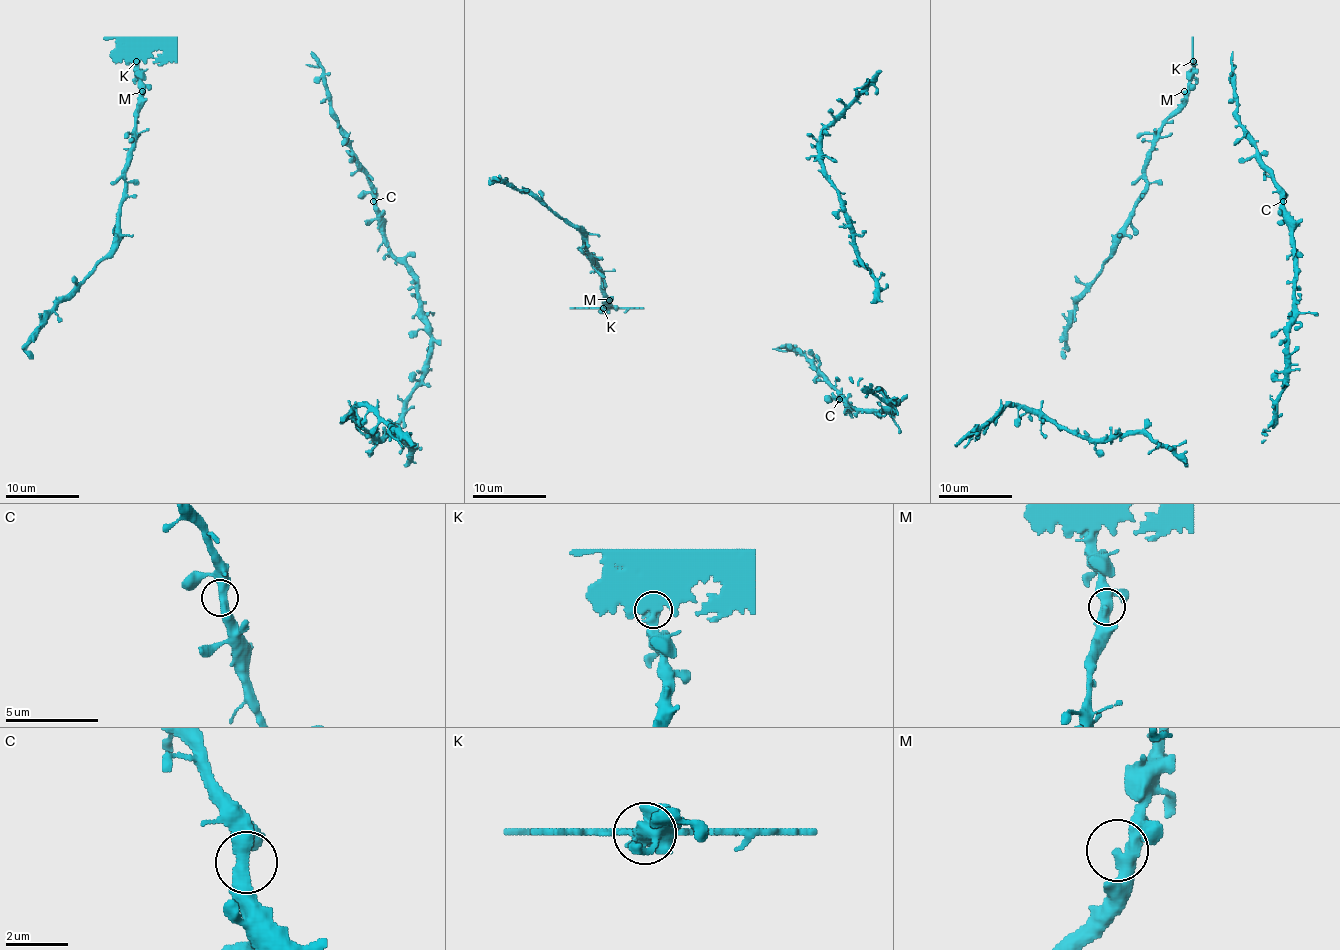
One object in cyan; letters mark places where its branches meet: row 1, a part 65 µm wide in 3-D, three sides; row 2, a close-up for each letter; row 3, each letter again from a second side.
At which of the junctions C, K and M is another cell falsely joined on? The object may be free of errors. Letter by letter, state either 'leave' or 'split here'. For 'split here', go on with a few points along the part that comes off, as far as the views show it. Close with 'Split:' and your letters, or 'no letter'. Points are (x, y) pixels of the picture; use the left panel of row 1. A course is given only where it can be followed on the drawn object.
C: leave
K: split here; course (137, 60), (144, 60), (155, 49), (164, 49), (177, 36)
M: leave
Split: K

